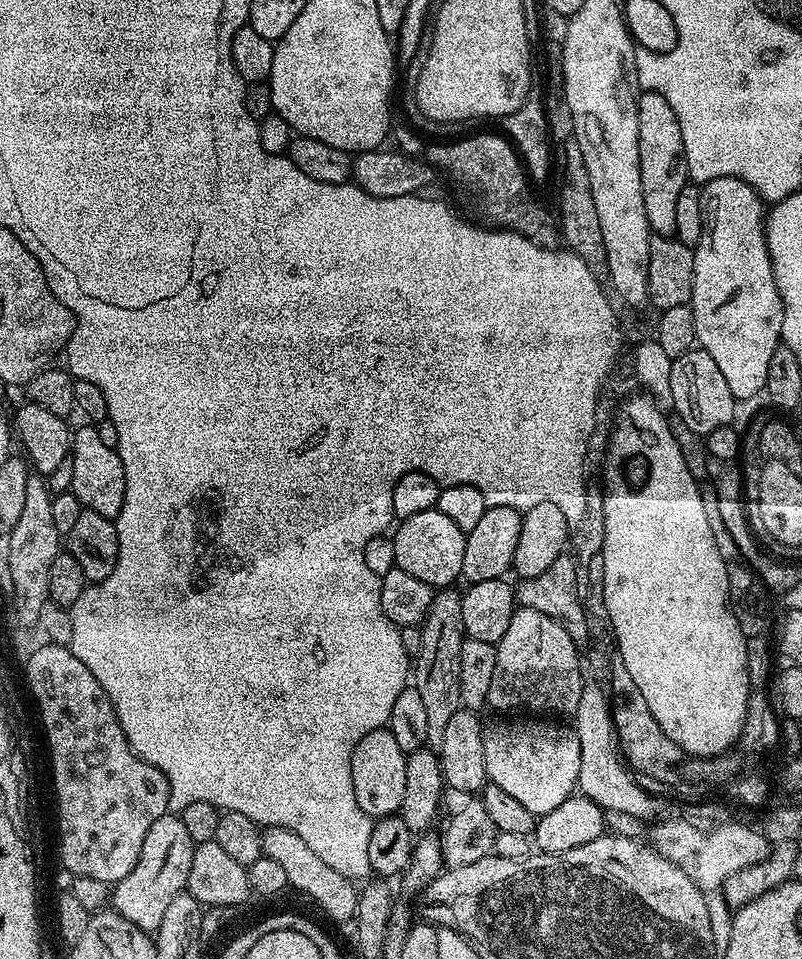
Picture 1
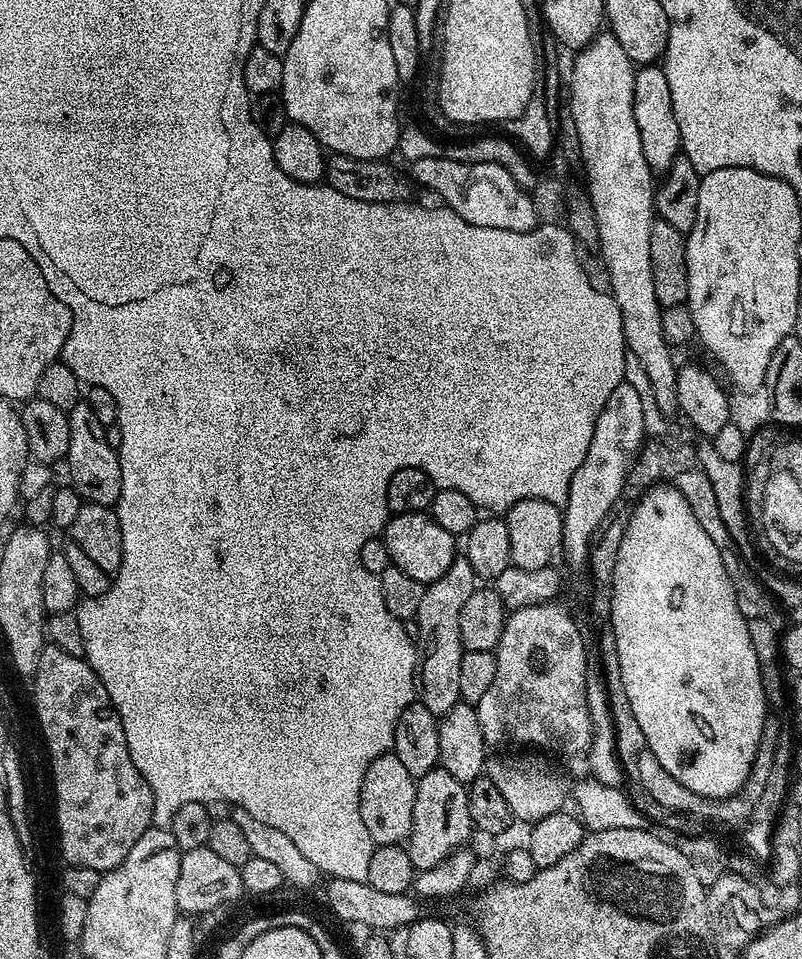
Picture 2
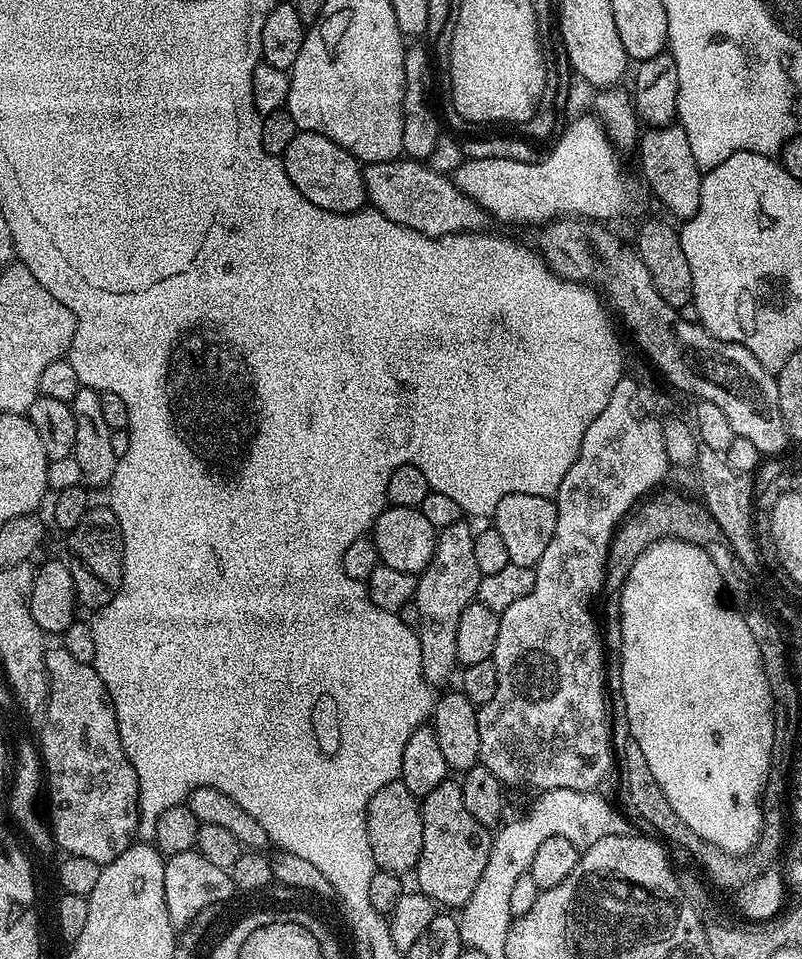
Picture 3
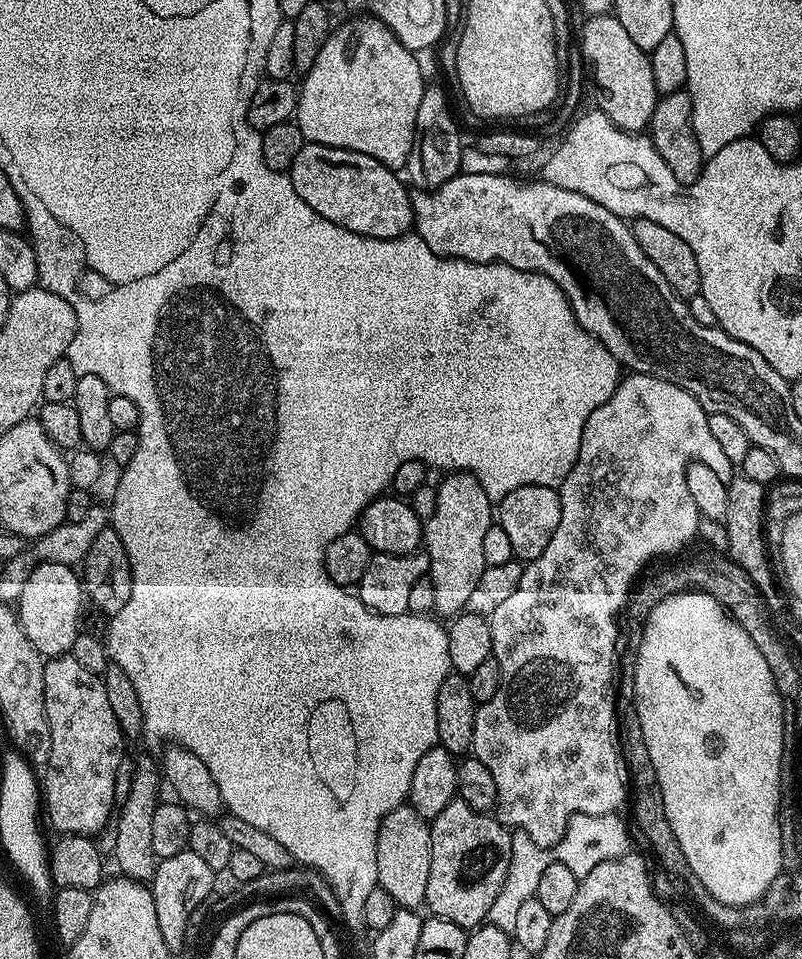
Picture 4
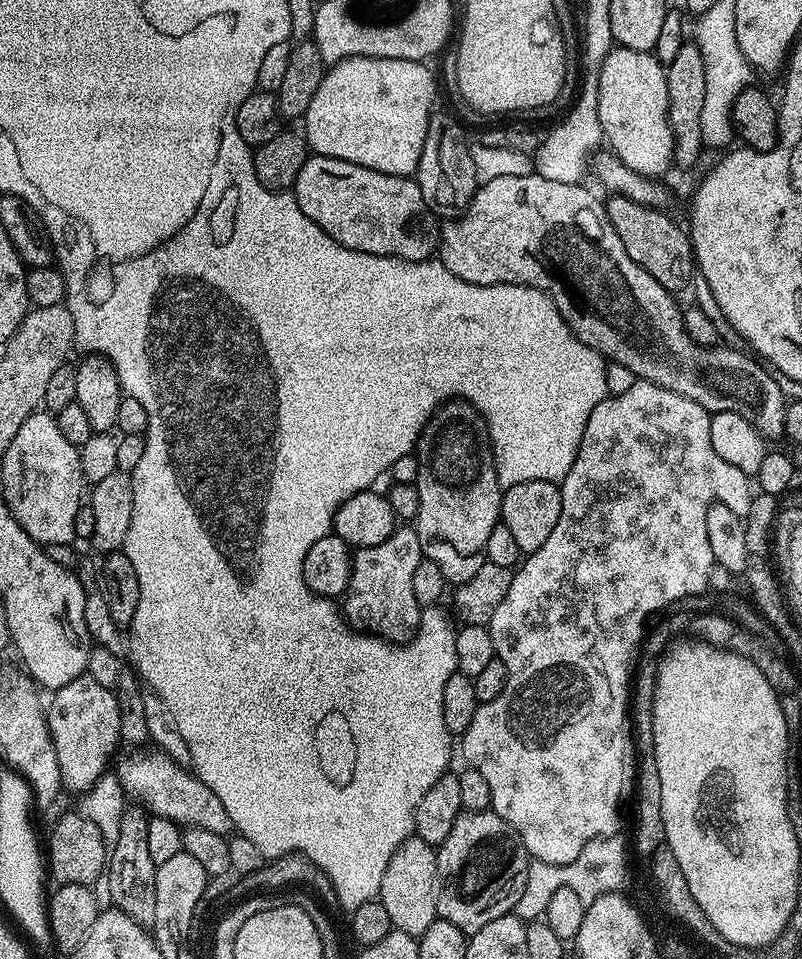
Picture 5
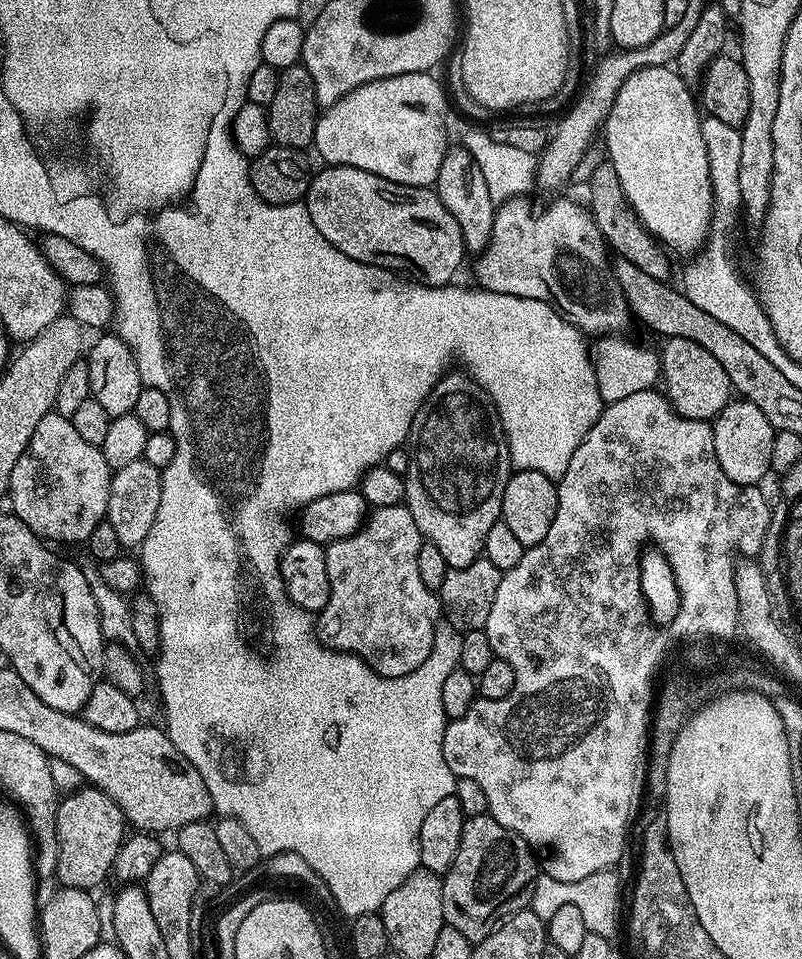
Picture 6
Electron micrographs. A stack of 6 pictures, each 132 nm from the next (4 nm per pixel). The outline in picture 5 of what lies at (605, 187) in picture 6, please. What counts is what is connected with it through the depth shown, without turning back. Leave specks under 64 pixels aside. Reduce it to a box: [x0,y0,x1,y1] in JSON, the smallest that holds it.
[604,194,696,294]

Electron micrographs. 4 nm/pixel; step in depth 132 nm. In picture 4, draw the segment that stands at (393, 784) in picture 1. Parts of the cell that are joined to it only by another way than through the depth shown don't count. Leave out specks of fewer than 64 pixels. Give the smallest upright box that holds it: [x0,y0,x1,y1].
[377,806,432,909]

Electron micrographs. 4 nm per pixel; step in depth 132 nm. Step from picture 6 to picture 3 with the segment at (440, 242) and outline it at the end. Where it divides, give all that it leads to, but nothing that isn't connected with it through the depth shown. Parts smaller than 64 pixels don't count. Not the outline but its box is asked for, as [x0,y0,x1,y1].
[282,131,365,212]

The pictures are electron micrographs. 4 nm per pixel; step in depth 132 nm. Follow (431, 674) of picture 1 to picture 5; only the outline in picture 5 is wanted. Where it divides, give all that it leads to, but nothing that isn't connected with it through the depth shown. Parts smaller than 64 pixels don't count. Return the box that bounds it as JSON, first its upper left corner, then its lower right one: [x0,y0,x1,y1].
[414,398,502,585]

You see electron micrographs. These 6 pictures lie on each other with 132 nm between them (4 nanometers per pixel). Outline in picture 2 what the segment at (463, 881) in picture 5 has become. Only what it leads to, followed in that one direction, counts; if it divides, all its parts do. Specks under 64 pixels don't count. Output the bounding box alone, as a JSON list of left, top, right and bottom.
[406,766,474,872]

